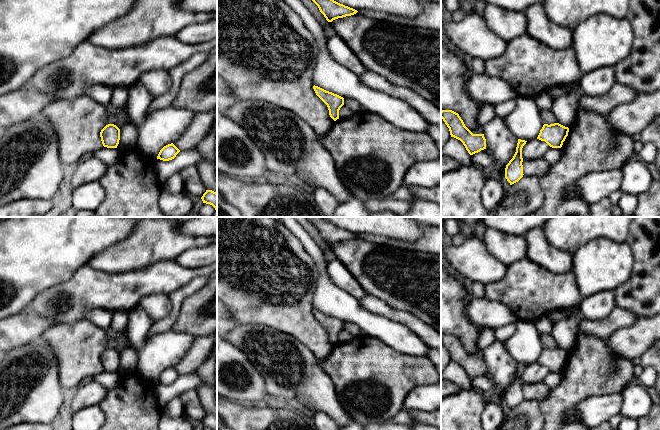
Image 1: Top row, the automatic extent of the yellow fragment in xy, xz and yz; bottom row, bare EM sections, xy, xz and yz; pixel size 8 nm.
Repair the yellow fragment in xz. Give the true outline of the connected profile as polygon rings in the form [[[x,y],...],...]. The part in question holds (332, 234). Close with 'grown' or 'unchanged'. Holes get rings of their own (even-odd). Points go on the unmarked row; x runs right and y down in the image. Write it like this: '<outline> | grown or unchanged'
[[[306,217],[307,220],[318,230],[320,236],[324,239],[326,244],[329,246],[329,250],[324,253],[324,259],[327,263],[337,259],[332,249],[332,245],[338,242],[351,240],[356,238],[358,235],[340,228],[333,223],[322,219],[321,217]]] | grown

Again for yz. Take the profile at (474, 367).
[[[442,334],[441,342],[449,352],[451,361],[460,364],[470,379],[486,373],[483,350],[470,355],[459,338],[452,334]]] | grown

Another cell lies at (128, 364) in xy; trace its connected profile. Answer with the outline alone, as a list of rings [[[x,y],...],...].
[[[133,347],[126,348],[120,353],[120,364],[117,370],[121,378],[135,372],[138,366],[137,351]]]

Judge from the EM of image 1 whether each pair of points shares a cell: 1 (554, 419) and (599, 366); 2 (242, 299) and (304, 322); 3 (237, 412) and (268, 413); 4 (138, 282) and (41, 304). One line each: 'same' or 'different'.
1: same
2: same
3: same
4: same

